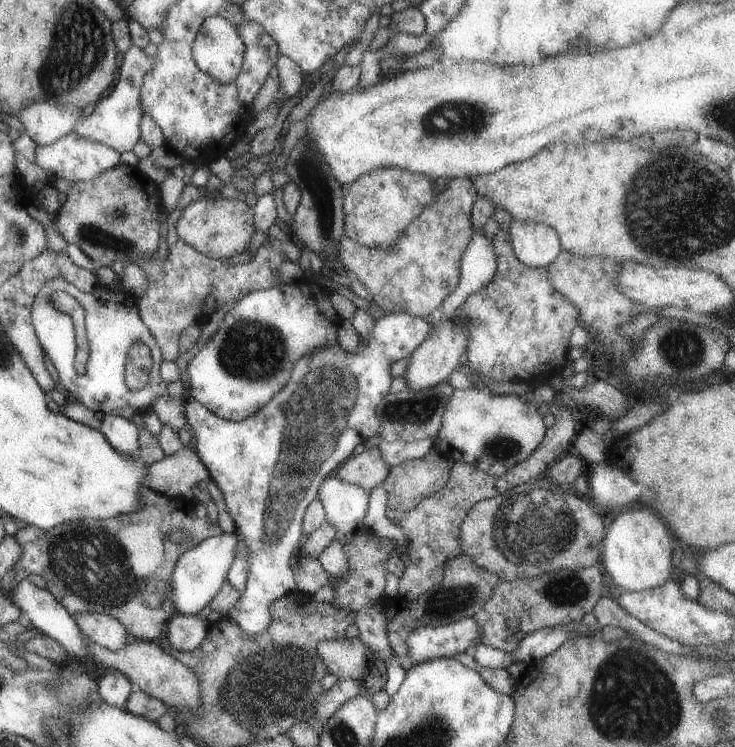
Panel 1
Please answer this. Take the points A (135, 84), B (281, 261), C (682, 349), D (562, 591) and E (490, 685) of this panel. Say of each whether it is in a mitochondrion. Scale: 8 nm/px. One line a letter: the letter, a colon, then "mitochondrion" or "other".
A: other
B: other
C: mitochondrion
D: mitochondrion
E: other

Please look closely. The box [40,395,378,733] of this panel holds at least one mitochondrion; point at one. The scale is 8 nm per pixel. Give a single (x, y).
(85, 562)

